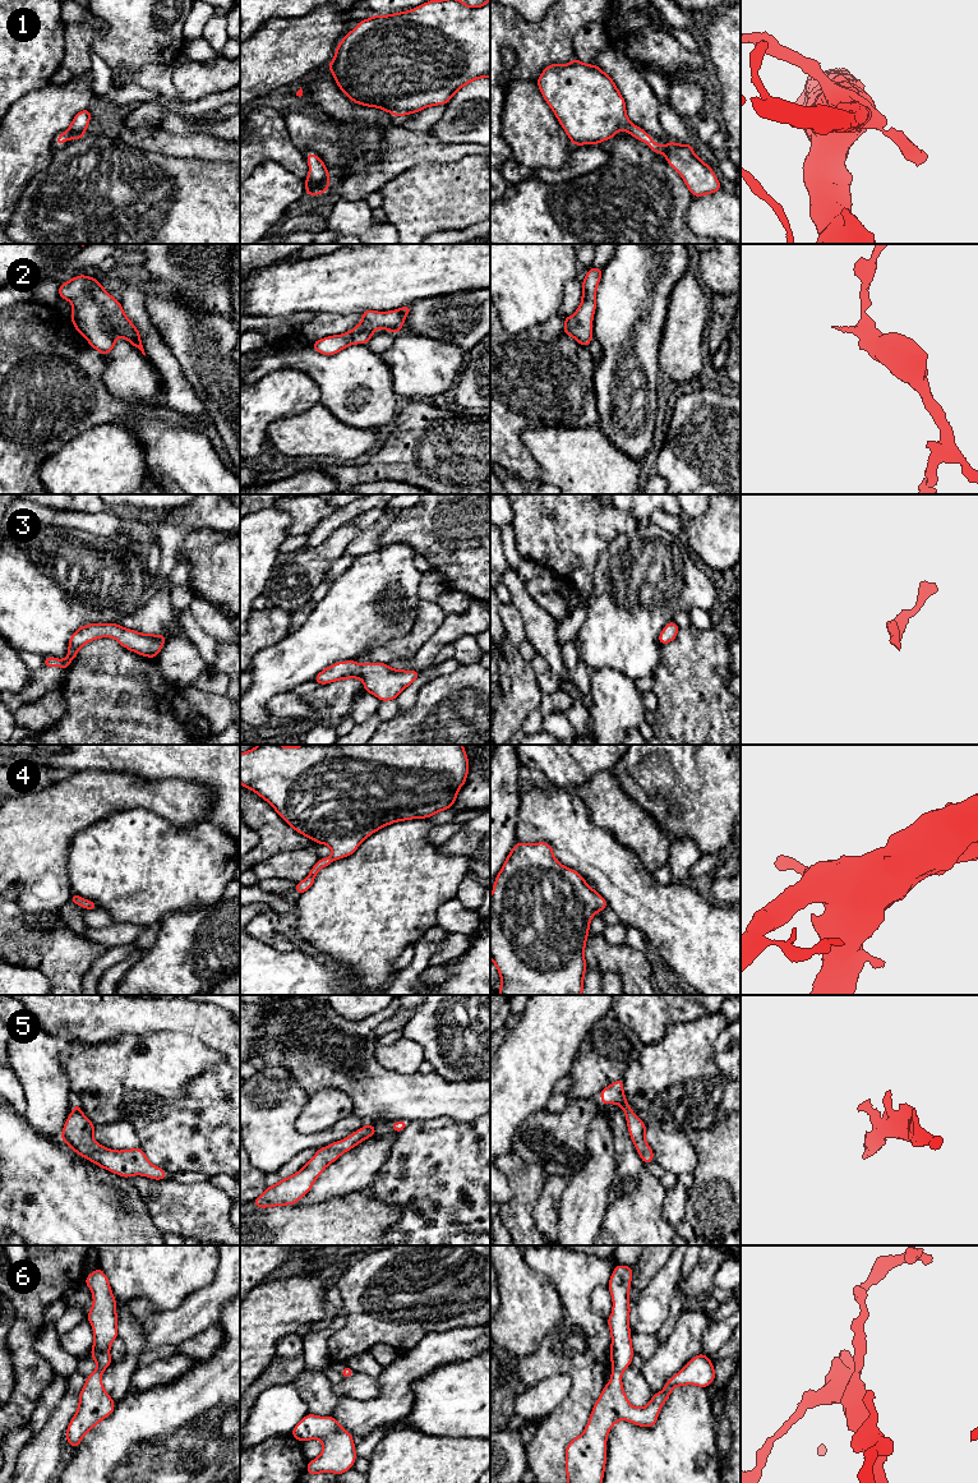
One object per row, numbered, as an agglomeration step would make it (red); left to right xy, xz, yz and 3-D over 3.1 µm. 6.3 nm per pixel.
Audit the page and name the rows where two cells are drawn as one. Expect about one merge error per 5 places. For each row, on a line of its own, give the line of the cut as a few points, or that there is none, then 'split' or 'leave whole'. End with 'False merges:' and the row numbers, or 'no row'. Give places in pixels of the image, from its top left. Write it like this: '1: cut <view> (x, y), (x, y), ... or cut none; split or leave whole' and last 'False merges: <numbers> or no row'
1: cut none; leave whole
2: cut none; leave whole
3: cut none; leave whole
4: cut none; leave whole
5: cut none; leave whole
6: cut none; leave whole
False merges: no row

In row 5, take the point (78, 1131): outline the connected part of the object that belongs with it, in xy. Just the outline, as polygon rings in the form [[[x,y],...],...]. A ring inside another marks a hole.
[[[77,1104],[68,1116],[60,1137],[71,1151],[124,1178],[144,1175],[162,1180],[167,1176],[165,1170],[149,1162],[140,1147],[124,1151],[102,1147],[93,1138],[94,1127],[80,1111],[80,1104]]]

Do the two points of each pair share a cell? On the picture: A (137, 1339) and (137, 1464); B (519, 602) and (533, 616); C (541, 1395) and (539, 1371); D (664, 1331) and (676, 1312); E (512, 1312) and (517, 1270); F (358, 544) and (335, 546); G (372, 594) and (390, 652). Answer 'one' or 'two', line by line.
A: two
B: one
C: two
D: one
E: one
F: two
G: two

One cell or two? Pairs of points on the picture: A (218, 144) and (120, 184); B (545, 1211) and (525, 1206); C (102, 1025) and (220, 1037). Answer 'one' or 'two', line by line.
A: two
B: two
C: one

